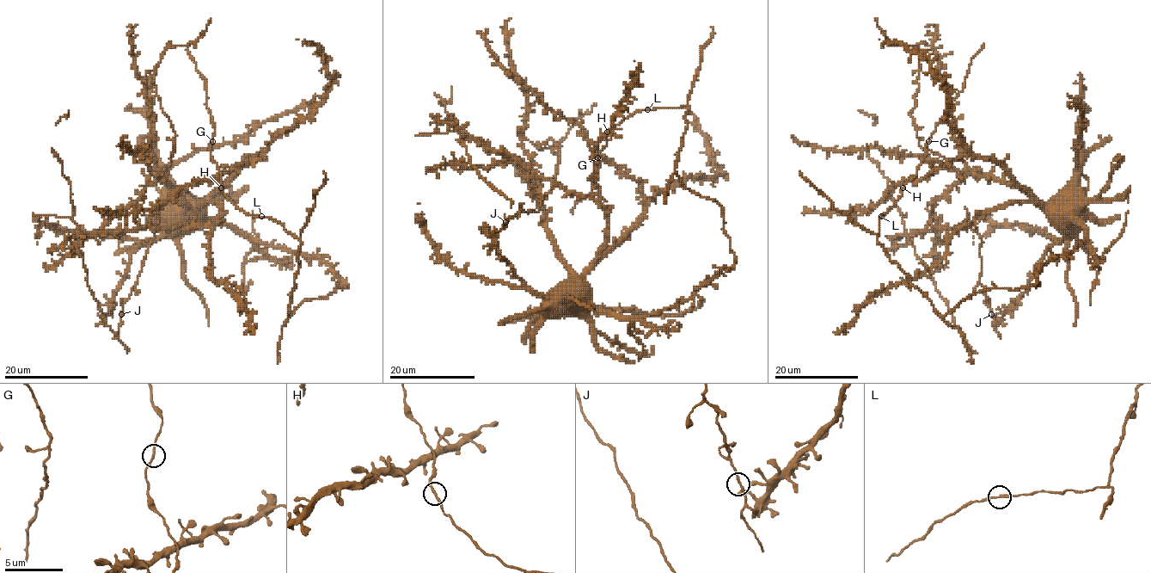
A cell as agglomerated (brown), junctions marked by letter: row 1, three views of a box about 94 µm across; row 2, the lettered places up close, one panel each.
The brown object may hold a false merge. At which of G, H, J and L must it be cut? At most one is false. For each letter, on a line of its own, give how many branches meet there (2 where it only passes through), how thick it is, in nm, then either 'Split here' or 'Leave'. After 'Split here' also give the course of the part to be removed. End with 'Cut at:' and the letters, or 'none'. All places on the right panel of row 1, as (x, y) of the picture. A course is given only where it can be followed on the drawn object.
G: Branches: 2. Thickness 170 nm. Leave
H: Branches: 2. Thickness 180 nm. Leave
J: Branches: 2. Thickness 180 nm. Leave
L: Branches: 2. Thickness 200 nm. Leave
Cut at: none

